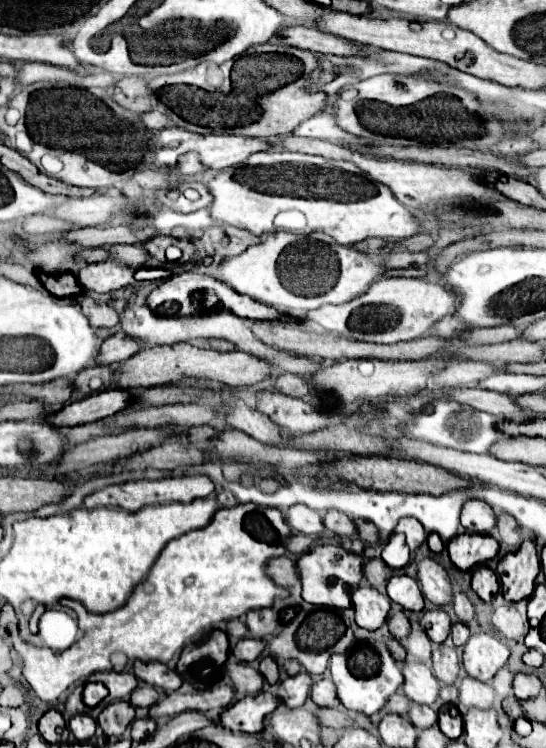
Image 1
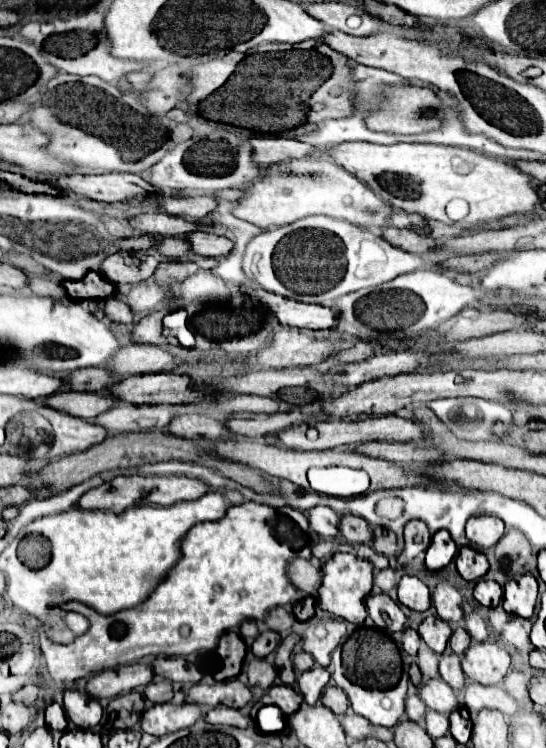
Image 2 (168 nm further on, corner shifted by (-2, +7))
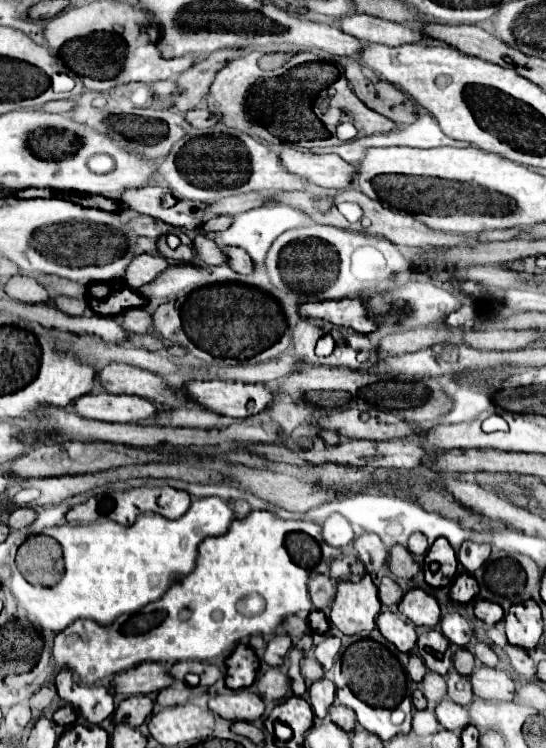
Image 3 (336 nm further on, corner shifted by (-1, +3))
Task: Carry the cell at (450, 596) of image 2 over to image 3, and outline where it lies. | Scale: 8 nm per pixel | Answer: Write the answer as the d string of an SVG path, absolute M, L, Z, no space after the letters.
M447 612L441 616L441 632L457 646L467 646L473 638L471 622L467 622L459 612Z

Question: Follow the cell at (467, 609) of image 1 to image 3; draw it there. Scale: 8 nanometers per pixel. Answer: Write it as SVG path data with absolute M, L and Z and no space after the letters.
M473 642L473 654L475 654L475 658L479 660L479 662L483 662L485 666L497 666L497 654L493 652L493 648L489 646L489 644L485 644L485 642Z

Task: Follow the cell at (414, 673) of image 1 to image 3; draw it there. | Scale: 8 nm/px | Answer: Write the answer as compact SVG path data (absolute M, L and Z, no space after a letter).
M453 700L439 702L435 706L435 716L439 724L451 732L459 732L469 724L469 712L461 704L455 704Z

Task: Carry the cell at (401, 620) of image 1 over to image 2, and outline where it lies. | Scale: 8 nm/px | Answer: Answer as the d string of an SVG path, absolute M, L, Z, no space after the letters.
M406 628L406 632L402 632L402 648L404 648L406 654L410 654L410 656L416 656L416 654L418 654L420 636L418 636L412 628Z

